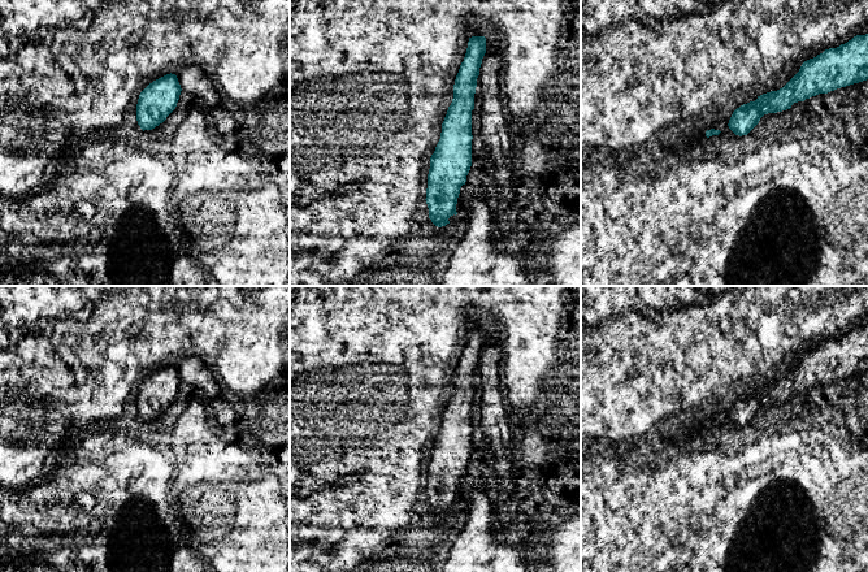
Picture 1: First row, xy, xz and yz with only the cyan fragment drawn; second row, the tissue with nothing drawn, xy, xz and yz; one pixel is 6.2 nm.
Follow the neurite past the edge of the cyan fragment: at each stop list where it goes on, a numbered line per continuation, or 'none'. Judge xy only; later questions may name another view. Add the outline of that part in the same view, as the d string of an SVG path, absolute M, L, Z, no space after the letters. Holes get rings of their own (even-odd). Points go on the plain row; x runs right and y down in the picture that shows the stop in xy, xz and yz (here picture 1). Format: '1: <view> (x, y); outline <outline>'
none

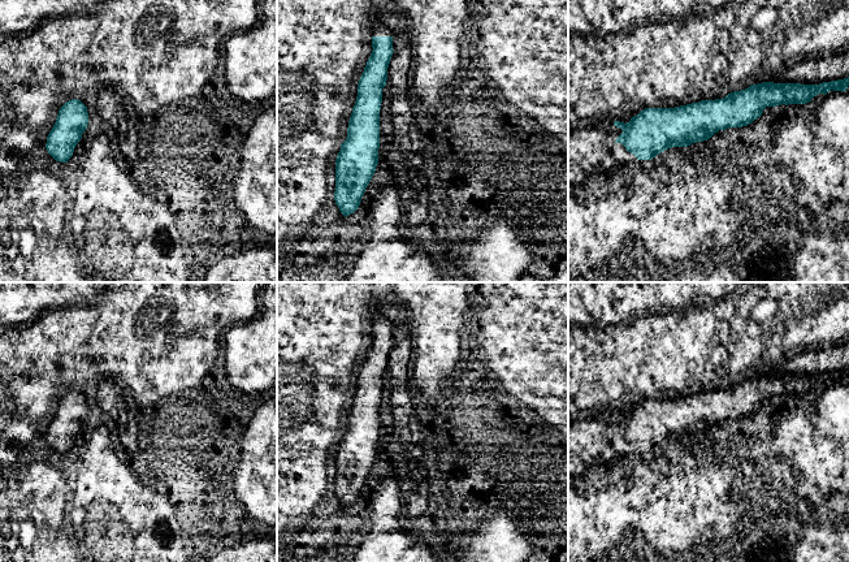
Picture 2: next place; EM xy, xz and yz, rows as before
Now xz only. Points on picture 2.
1: xz (378, 320); outline M381 312L374 315L372 328L393 328L393 327L394 324L390 320L387 320Z

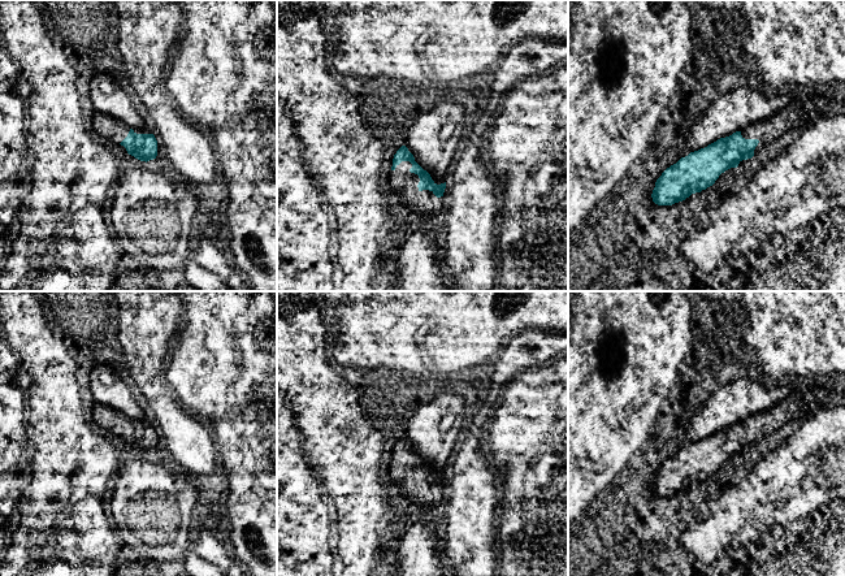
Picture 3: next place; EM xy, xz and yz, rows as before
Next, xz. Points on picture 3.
1: xz (424, 494); outline M402 452L390 463L389 475L391 481L408 495L415 506L428 511L438 502L438 489L433 482L419 481L420 469L410 463L411 459L410 452Z

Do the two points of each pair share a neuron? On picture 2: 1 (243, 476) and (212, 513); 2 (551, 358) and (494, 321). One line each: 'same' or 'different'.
1: different
2: different

